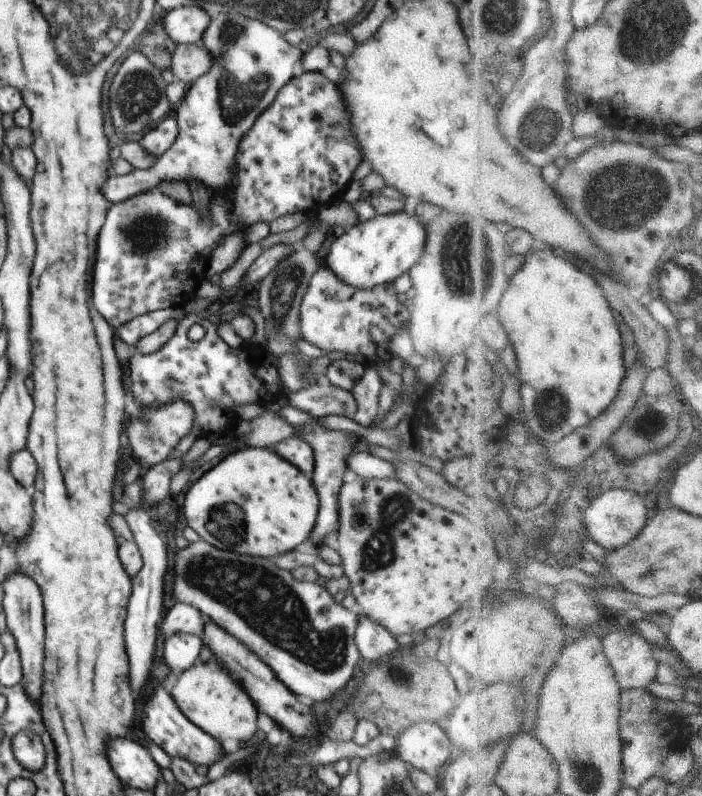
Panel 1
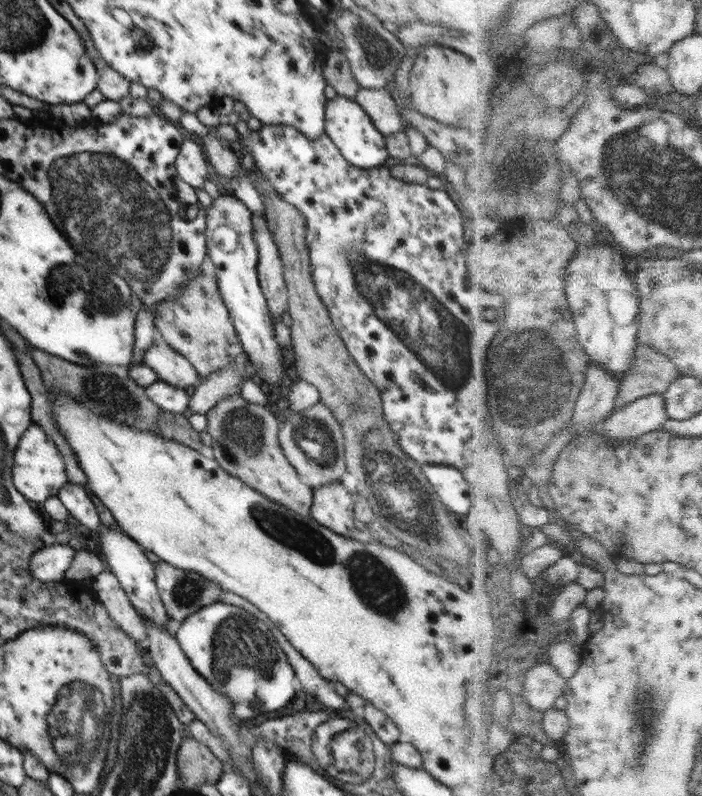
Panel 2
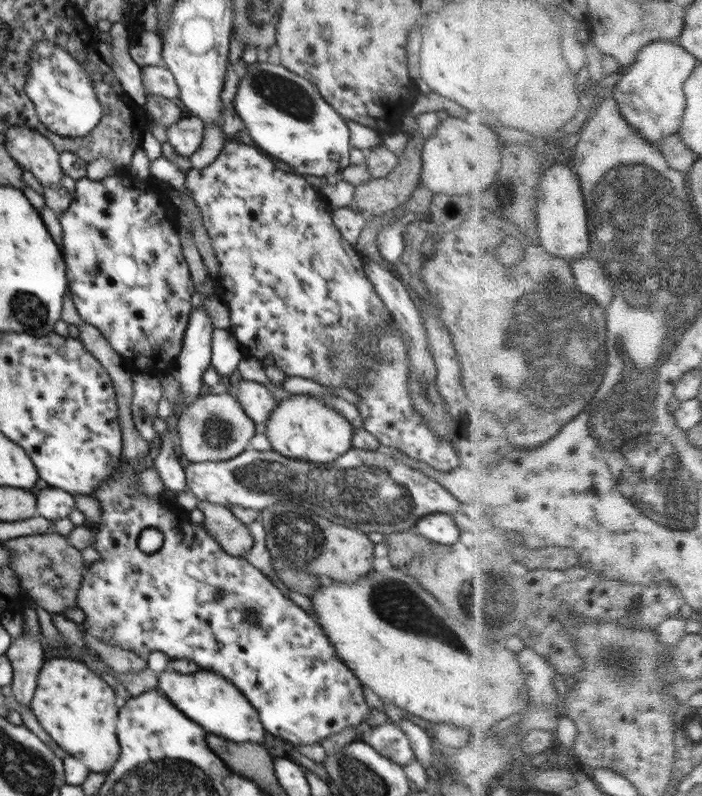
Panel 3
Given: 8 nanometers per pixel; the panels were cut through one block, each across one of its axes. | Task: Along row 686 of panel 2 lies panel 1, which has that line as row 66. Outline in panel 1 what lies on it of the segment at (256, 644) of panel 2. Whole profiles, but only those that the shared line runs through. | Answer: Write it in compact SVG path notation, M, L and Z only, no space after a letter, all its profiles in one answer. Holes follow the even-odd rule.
M222 13L213 18L200 42L212 53L215 60L207 73L188 86L185 98L181 100L176 114L179 133L175 143L150 168L136 169L124 176L112 176L102 186L108 202L124 202L132 196L157 189L162 182L198 180L216 192L224 192L224 188L233 184L233 169L237 168L235 160L241 138L274 102L278 91L298 72L300 60L303 58L302 49L292 46L282 38L280 32L268 28L260 20L248 20L242 14Z

